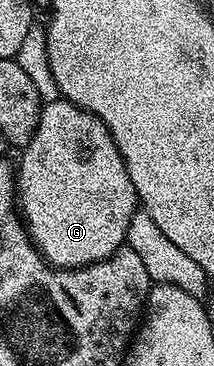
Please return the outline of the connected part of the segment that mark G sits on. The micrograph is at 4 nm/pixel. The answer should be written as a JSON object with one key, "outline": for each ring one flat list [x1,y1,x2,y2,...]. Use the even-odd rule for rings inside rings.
{"outline":[[66,98,41,106,34,137,19,152,20,167,16,171,18,210,40,256,53,267,88,267,110,257,125,246,130,217,138,210,134,181,126,173,122,153,114,145,110,129,94,113,84,111]]}

